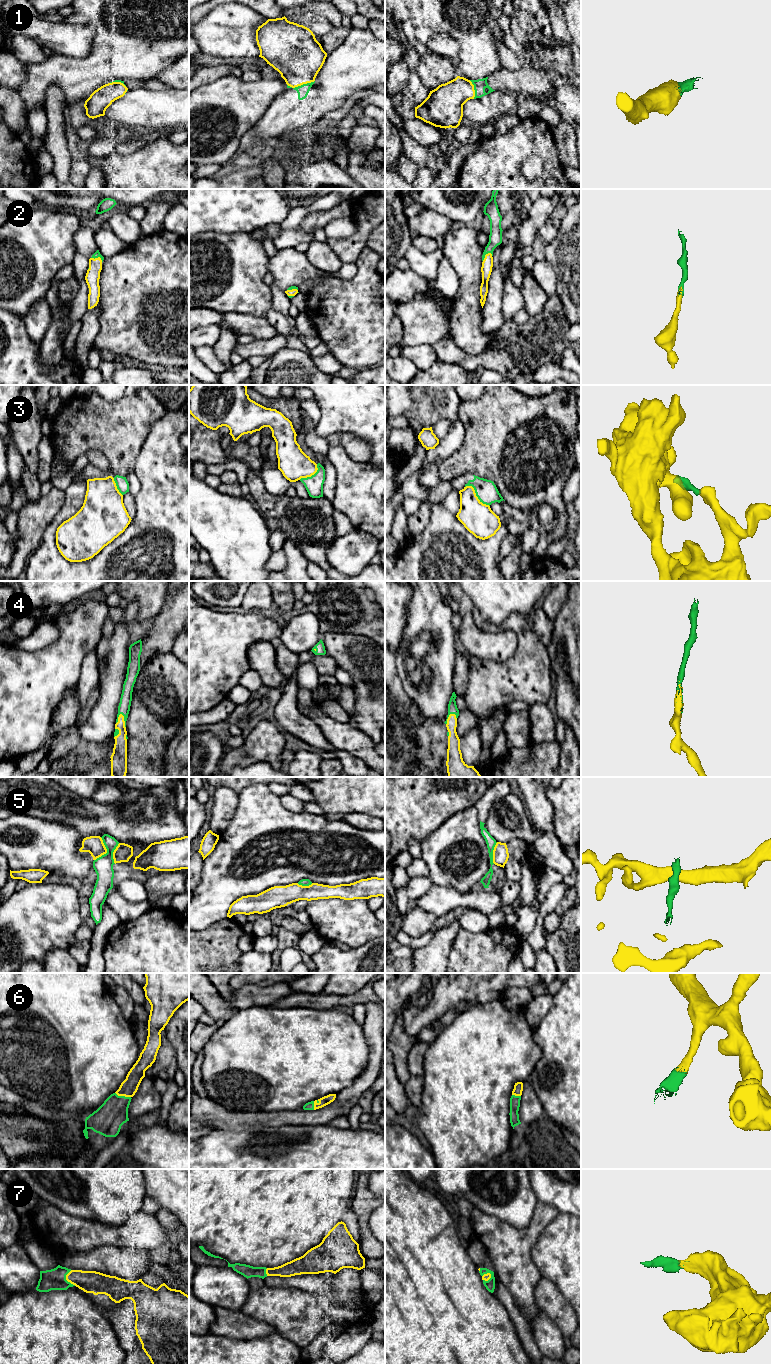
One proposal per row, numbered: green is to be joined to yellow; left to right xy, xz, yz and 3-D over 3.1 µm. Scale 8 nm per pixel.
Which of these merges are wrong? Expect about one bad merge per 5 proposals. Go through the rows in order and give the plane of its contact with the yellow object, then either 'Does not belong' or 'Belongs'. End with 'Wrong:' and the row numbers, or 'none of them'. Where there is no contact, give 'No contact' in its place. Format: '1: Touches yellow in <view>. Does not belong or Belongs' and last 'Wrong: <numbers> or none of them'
1: Touches yellow in xz. Belongs
2: Touches yellow in yz. Belongs
3: Touches yellow in yz. Does not belong
4: Touches yellow in xy. Belongs
5: Touches yellow in xy. Does not belong
6: Touches yellow in xy. Belongs
7: Touches yellow in xy. Belongs
Wrong: 3, 5

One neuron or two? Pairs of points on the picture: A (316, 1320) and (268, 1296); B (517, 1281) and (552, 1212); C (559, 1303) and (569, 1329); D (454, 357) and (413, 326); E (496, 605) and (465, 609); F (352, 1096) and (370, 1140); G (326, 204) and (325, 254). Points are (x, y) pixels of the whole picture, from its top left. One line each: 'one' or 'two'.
A: one
B: one
C: one
D: two
E: two
F: two
G: two

